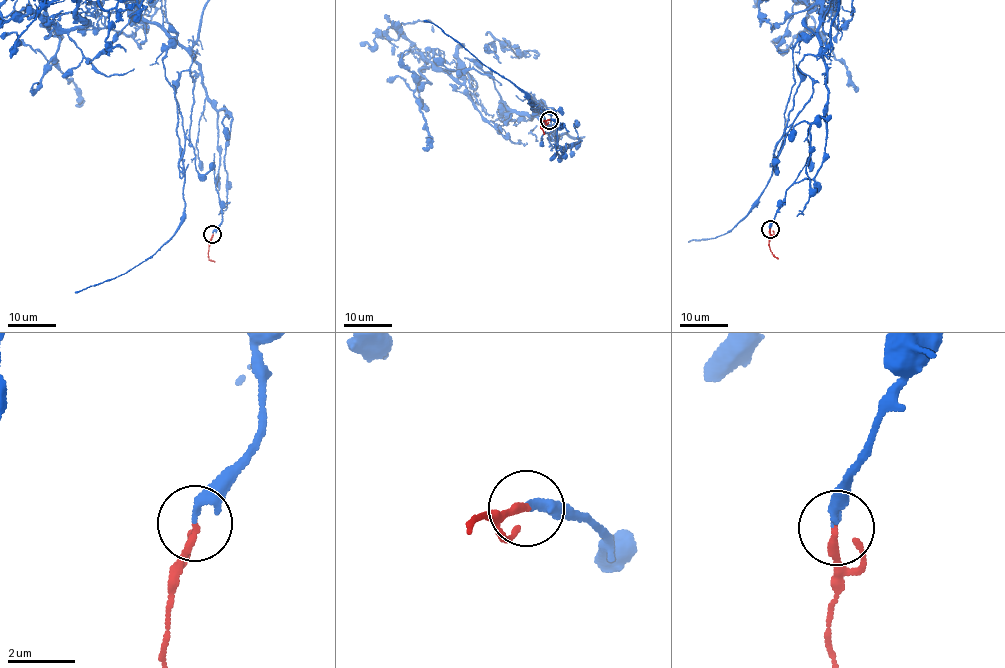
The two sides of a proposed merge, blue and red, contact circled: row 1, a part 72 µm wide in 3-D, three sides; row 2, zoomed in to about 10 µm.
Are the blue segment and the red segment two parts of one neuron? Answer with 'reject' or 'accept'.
accept

